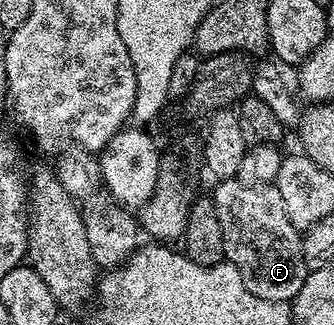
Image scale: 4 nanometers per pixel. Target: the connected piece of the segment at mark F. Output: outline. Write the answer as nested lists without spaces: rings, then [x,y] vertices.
[[[238,178],[219,180],[211,197],[216,203],[216,215],[219,216],[220,227],[223,228],[225,260],[240,271],[240,279],[244,279],[244,287],[252,291],[252,295],[260,295],[260,299],[269,301],[293,302],[294,296],[304,287],[304,279],[308,272],[306,260],[303,258],[302,233],[287,217],[284,210],[284,199],[273,184],[259,186],[243,183]]]

